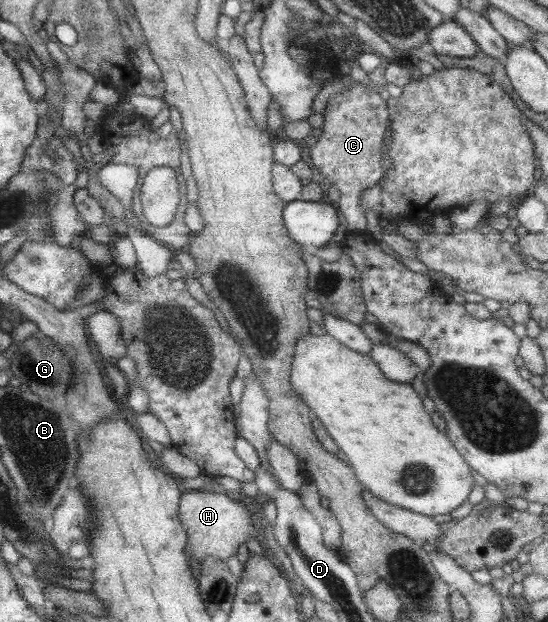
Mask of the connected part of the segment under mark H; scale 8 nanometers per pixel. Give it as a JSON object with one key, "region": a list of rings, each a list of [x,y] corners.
{"region":[[[187,490],[180,495],[177,519],[181,523],[188,536],[185,553],[188,560],[192,556],[200,563],[205,556],[215,559],[227,560],[230,555],[235,555],[238,545],[246,542],[246,539],[261,537],[262,529],[256,532],[253,527],[251,516],[243,508],[243,498],[234,497],[224,491]]]}

